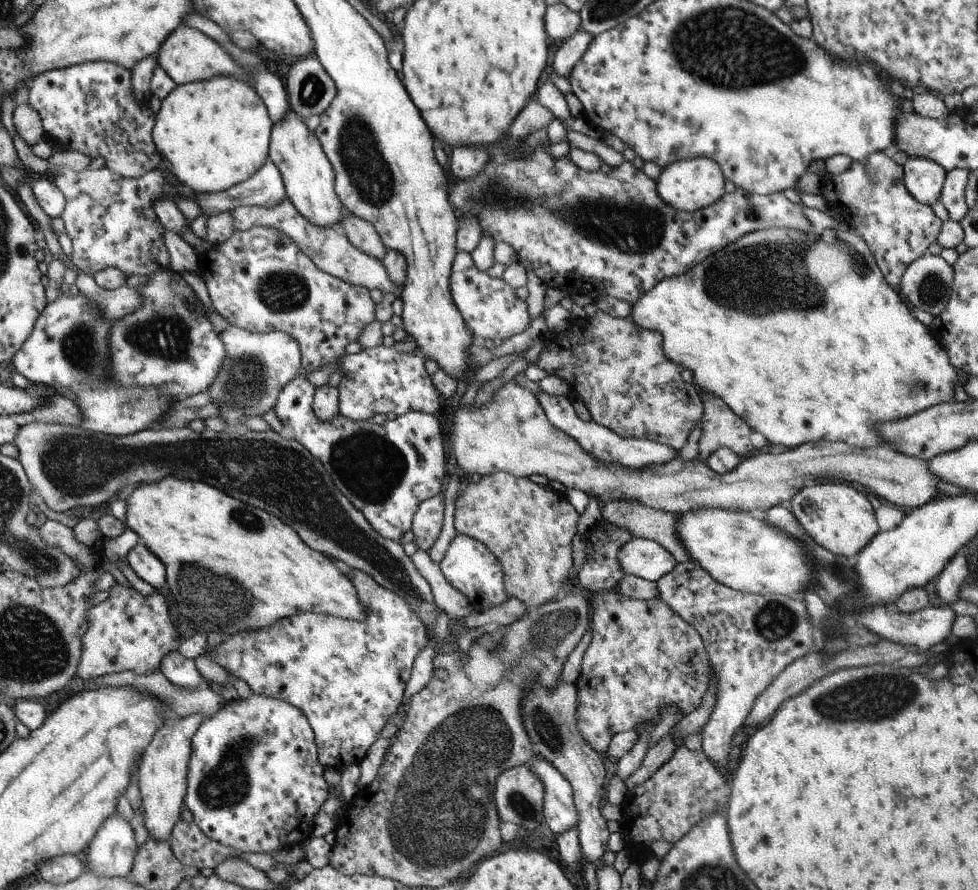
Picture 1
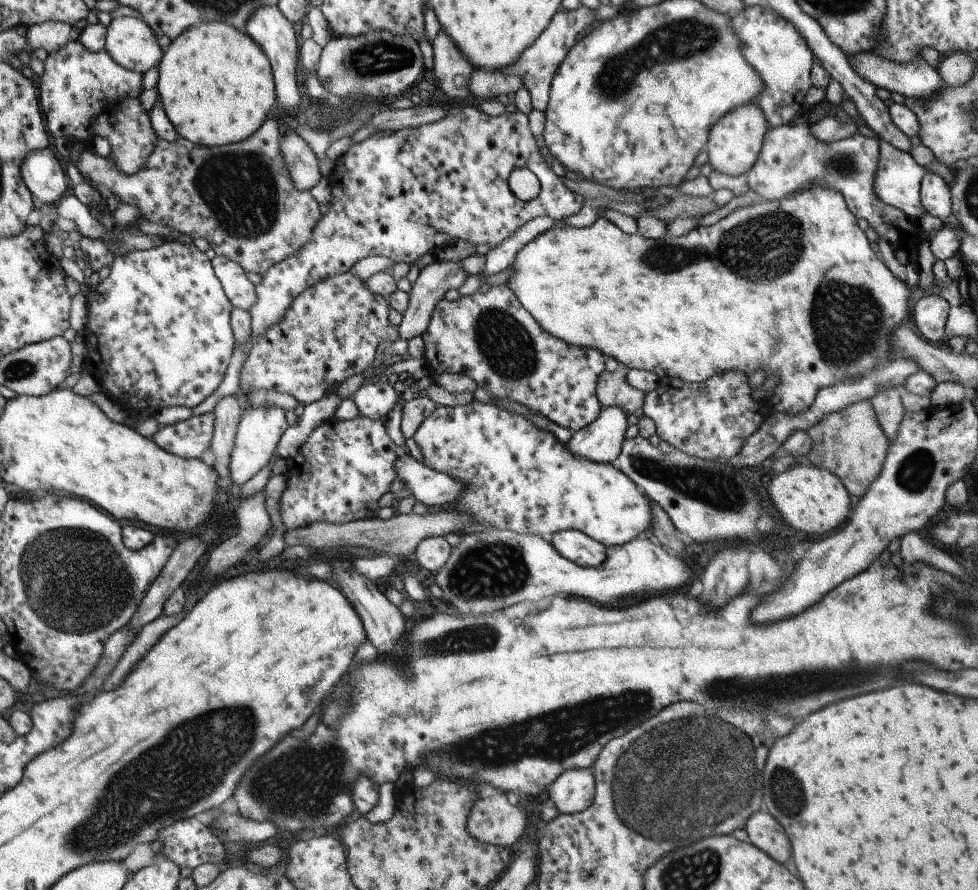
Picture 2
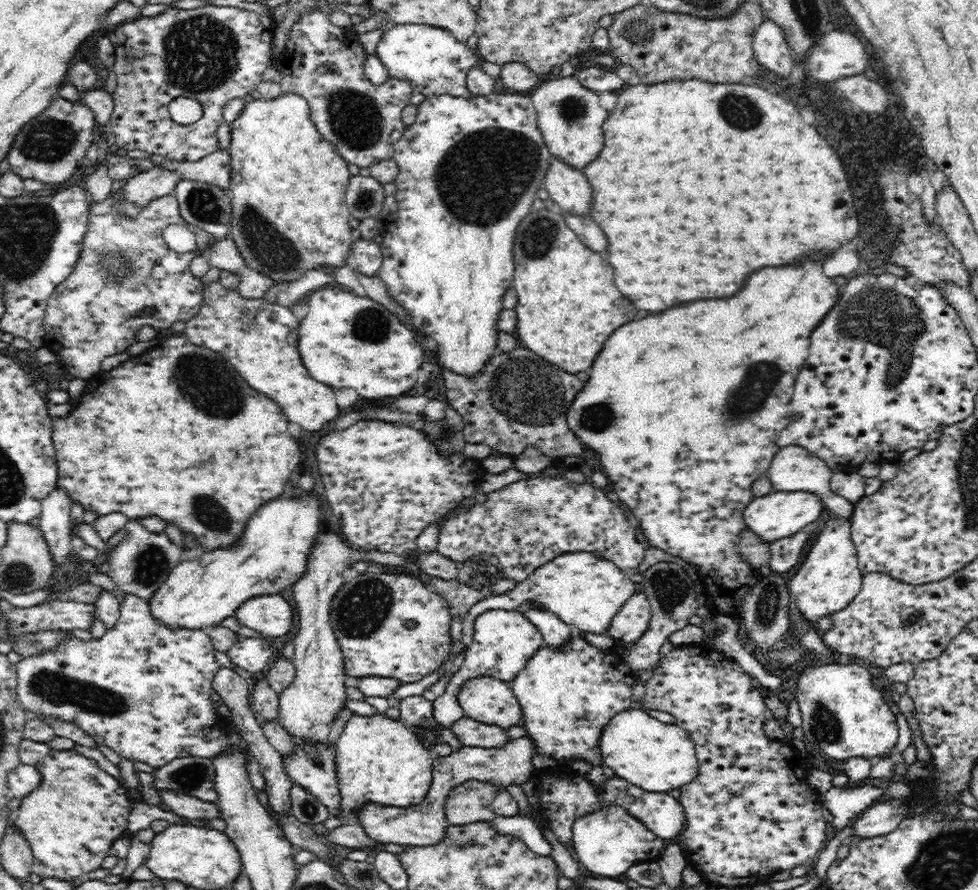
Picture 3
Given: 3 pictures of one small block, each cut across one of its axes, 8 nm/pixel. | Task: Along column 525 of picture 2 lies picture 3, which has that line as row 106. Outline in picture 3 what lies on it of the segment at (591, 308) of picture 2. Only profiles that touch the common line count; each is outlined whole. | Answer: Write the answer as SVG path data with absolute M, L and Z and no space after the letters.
M281 94L274 100L254 100L246 103L245 110L240 114L240 117L233 122L230 122L232 127L232 140L229 146L229 155L231 158L231 174L229 192L231 192L231 227L230 239L235 243L239 253L242 255L247 266L264 274L267 278L271 278L274 282L288 282L298 280L300 276L304 276L306 270L325 268L342 268L346 264L346 255L351 249L352 228L350 228L351 212L344 204L346 186L348 186L348 178L351 177L348 172L348 165L340 154L336 154L336 150L332 148L332 144L318 133L314 122L310 121L310 107L304 101L304 98L298 97L297 94Z

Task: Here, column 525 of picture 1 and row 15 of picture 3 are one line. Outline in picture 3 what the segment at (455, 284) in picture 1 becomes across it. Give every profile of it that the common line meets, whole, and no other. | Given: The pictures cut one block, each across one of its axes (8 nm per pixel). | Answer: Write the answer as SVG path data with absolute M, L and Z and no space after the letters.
M313 11L302 14L293 24L285 49L278 57L279 71L288 76L282 78L281 92L304 98L310 107L310 121L314 122L318 133L336 148L345 162L359 168L374 166L380 161L393 158L395 144L402 138L407 127L402 122L402 112L406 106L411 105L410 98L414 90L410 82L391 76L385 83L374 84L366 75L365 60L368 54L358 40L359 34L352 26L340 28L328 18L328 12Z

